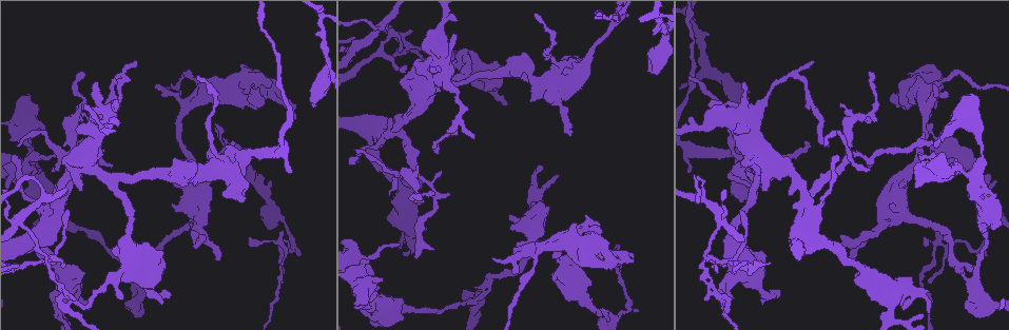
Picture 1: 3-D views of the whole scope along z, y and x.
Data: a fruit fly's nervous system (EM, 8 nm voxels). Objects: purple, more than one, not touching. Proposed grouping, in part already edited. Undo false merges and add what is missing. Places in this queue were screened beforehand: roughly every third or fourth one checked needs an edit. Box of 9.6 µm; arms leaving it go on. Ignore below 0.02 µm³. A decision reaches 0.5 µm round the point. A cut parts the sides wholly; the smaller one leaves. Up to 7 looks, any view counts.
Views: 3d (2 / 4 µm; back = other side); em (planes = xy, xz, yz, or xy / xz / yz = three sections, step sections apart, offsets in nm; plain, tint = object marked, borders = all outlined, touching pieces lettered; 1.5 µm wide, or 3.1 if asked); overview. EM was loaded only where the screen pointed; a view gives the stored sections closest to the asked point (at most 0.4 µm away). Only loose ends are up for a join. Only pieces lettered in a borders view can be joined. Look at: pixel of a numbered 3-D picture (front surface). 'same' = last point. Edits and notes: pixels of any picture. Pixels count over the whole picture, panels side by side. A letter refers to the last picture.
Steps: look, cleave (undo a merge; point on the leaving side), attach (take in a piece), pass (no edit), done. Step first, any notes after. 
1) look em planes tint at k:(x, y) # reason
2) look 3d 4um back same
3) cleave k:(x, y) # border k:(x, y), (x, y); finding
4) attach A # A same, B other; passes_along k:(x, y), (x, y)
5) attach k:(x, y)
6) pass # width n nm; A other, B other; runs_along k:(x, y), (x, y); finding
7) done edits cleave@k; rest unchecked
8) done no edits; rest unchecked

look 3d 4um at 1:(651, 73)

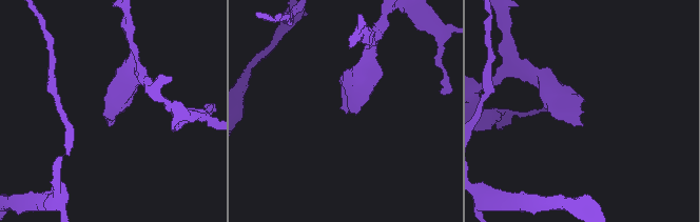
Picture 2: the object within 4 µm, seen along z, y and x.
look em yz step 8 borders at 2:(345, 108)

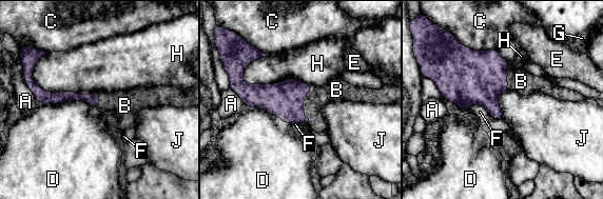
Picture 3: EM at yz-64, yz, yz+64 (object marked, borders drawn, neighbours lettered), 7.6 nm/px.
look em planes borders same # cut it another way

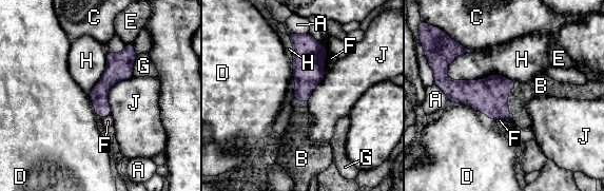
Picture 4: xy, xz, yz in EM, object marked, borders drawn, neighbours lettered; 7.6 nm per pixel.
attach B # A other, B same, C other, D other, E other, F other, G other, H other, J other; passes_along 4:(489, 95), (507, 99), (518, 97); it goes on there

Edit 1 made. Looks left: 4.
look 3d 2um back at 1:(995, 181) # an open end

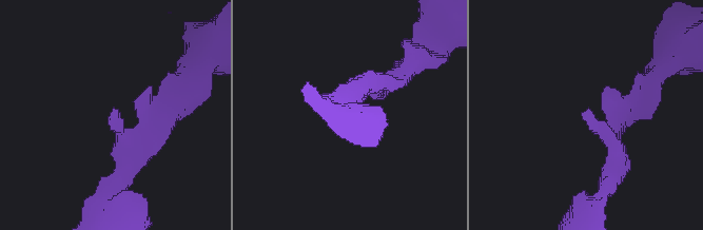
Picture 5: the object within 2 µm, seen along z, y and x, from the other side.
look em xz step 4 borders at 5:(582, 112)

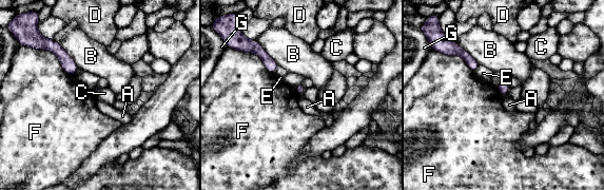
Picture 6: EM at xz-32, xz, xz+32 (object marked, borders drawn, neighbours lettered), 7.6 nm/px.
pass # A other, B other, C other, D other, E other, F other, G other; border 6:(510, 88), (505, 95); none of them fits

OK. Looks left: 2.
look 3d 4um back at 1:(555, 176) # thin end

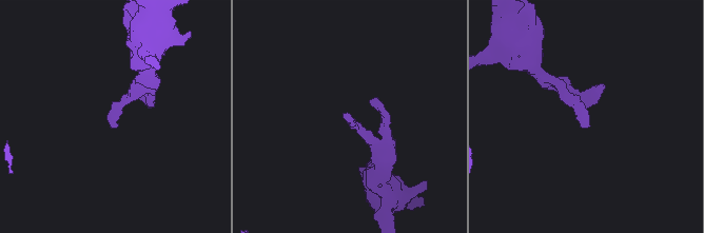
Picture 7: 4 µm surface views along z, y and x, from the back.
look em xz step 8 borders at 7:(584, 127)

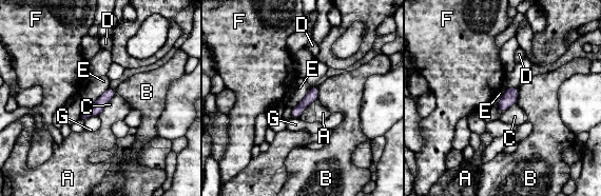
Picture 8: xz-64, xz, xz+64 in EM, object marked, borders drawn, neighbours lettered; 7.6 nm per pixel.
pass # A other, B other, C other, D other, E other, F other, G other; runs_along 8:(112, 92), (92, 112), (84, 115); no lettered piece goes on from it

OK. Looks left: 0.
done edits attach@4; rest unchecked

